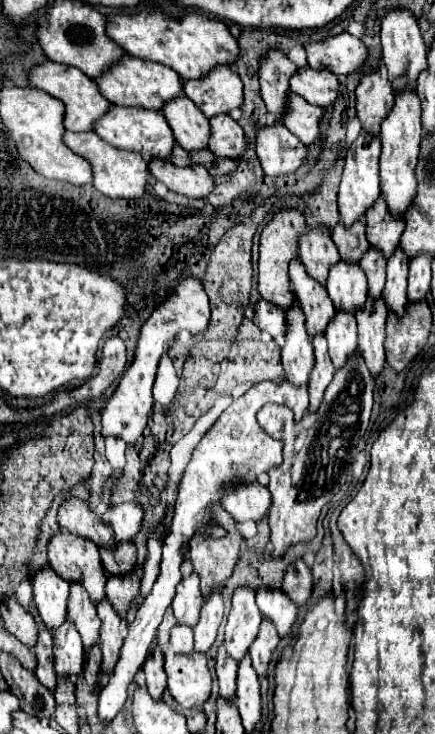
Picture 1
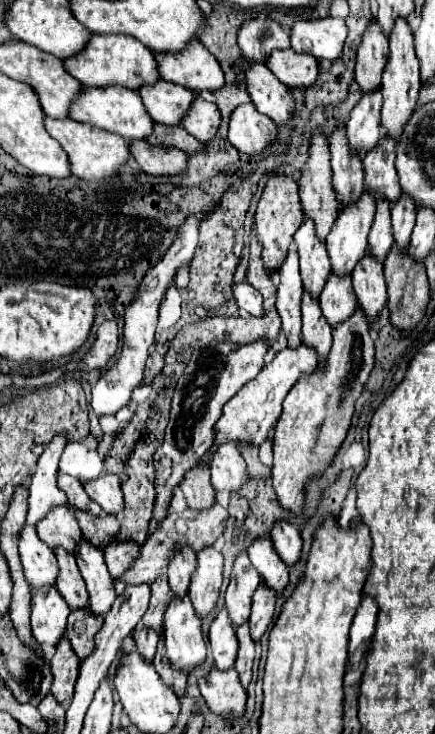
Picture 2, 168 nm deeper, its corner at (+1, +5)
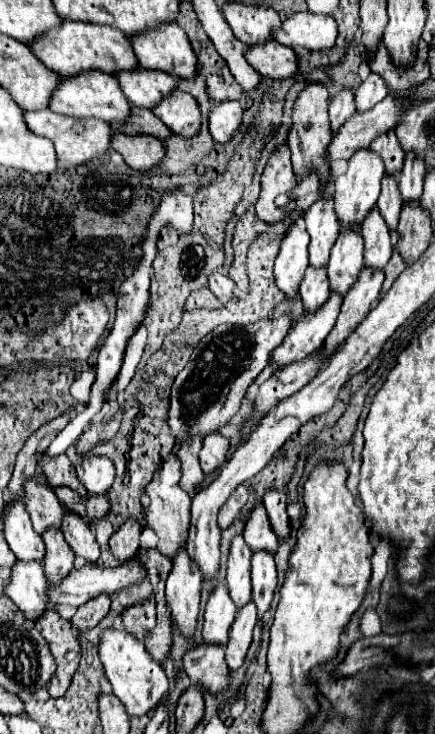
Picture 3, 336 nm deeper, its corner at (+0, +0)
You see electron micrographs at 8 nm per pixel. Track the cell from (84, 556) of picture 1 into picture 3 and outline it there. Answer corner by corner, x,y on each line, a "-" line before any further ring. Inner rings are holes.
36,478
24,484
24,504
26,512
30,514
32,526
38,534
42,534
48,526
60,528
64,506
56,498
54,490
46,484
40,484

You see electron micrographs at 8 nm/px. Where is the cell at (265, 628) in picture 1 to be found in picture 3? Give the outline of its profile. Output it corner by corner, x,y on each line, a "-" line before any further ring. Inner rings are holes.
256,550
252,554
252,598
258,606
258,616
270,608
272,596
276,588
276,564
274,554
266,550

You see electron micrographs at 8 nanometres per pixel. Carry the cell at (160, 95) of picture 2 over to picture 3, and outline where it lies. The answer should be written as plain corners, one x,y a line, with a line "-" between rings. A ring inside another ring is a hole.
124,70
116,76
124,96
130,104
152,110
164,96
178,86
178,78
170,74
158,74
158,70

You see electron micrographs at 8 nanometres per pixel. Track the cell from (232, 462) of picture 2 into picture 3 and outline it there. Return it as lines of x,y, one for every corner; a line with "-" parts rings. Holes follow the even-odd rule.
218,432
208,434
208,438
204,438
202,450
200,450
200,466
202,466
204,474
222,468
228,462
228,454
230,454
230,442

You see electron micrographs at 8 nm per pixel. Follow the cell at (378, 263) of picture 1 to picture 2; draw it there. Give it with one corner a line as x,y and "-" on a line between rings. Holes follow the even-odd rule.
377,199
377,213
369,231
369,253
377,261
387,259
387,249
391,249
393,237
391,237
391,205
387,201

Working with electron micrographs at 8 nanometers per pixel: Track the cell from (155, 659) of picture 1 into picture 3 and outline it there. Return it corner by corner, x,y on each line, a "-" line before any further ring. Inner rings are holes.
150,596
142,604
128,606
122,612
122,622
124,622
126,630
132,632
136,638
142,638
142,634
146,630
152,630
152,626
156,624
156,604
154,604
154,596

